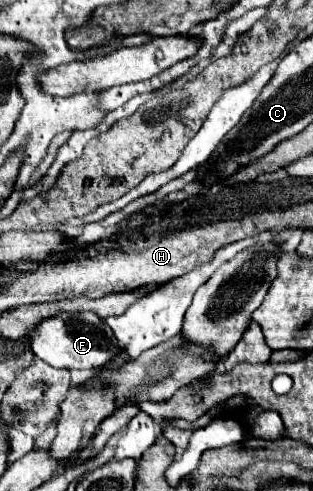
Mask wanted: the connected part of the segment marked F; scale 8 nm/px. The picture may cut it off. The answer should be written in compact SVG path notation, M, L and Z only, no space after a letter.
M59 313L55 317L41 319L29 333L31 351L45 363L59 369L97 369L111 361L119 353L119 343L111 331L95 313Z

